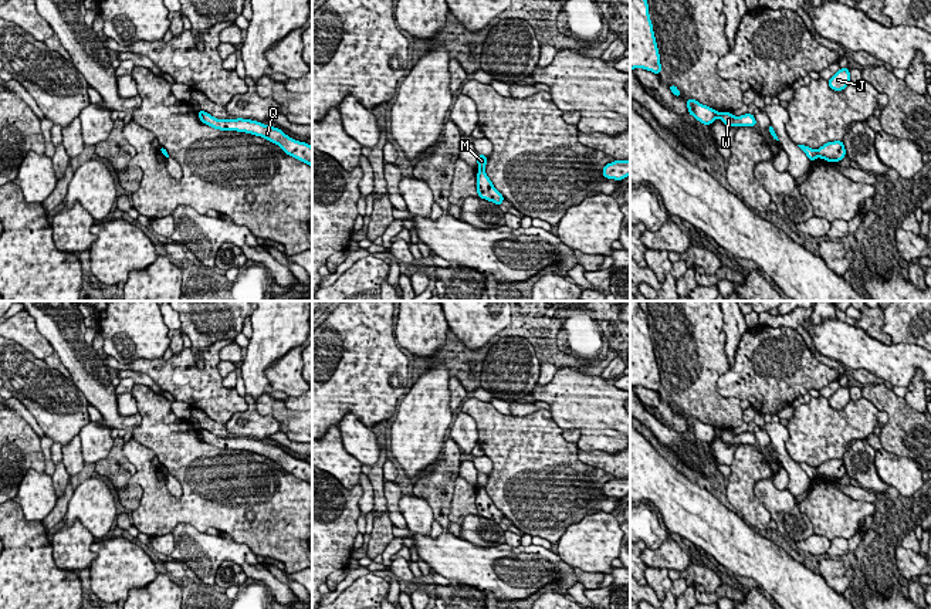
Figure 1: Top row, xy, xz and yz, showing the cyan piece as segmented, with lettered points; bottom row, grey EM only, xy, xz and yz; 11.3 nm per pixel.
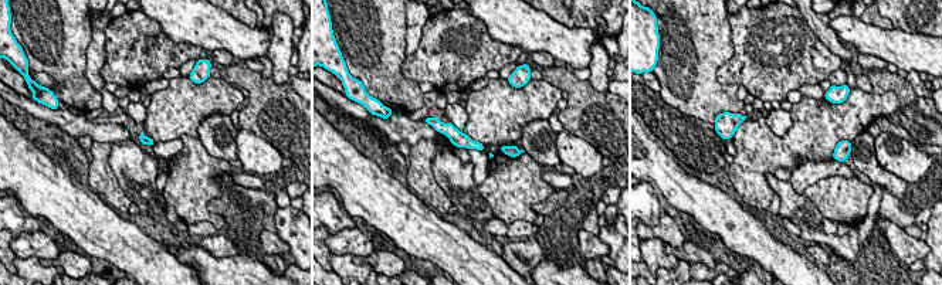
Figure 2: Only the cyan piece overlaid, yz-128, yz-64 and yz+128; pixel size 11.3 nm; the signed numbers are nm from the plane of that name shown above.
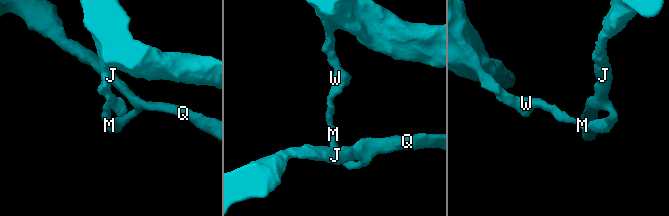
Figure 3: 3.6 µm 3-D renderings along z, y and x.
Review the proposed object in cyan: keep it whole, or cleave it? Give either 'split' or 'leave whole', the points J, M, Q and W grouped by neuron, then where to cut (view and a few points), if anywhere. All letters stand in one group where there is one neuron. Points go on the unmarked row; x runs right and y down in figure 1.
split | J Q / M W | yz (816, 469), (818, 473)

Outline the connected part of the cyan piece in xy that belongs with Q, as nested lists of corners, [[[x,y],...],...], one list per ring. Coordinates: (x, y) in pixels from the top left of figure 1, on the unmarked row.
[[[197,429],[197,432],[203,441],[214,447],[237,449],[261,454],[278,463],[287,473],[291,473],[292,476],[312,484],[312,464],[305,460],[299,460],[290,456],[278,446],[274,446],[271,443],[263,443],[261,440],[243,436],[217,437],[204,429]]]

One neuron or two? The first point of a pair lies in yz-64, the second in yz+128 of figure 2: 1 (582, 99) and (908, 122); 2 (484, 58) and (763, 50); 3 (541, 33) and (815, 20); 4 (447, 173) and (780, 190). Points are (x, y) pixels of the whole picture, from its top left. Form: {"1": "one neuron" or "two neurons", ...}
{"1": "two neurons", "2": "one neuron", "3": "two neurons", "4": "one neuron"}

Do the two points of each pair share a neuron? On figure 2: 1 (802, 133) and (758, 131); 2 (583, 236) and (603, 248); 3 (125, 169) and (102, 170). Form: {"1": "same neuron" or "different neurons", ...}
{"1": "same neuron", "2": "same neuron", "3": "different neurons"}

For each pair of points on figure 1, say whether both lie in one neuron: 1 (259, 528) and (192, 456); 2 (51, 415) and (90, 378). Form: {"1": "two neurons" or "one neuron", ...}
{"1": "one neuron", "2": "two neurons"}

